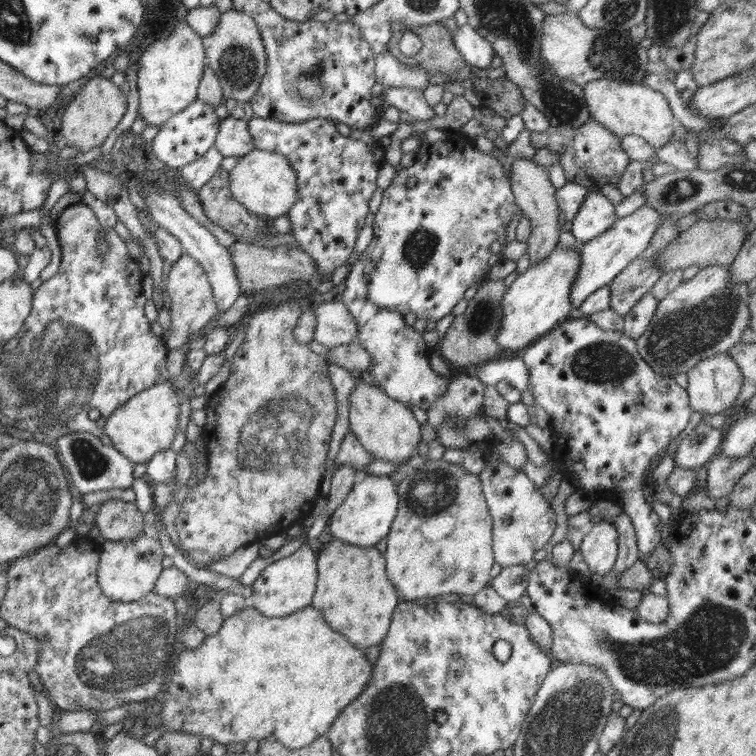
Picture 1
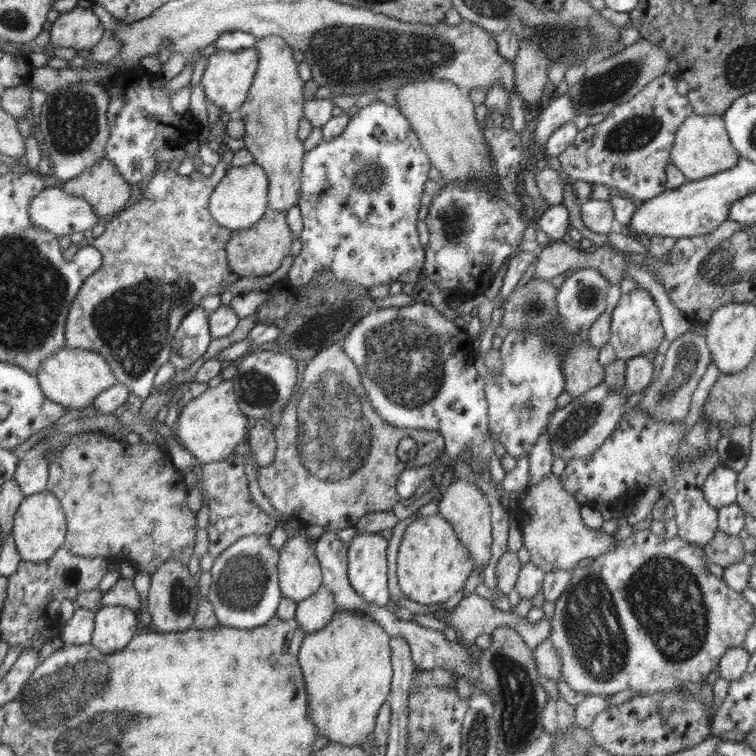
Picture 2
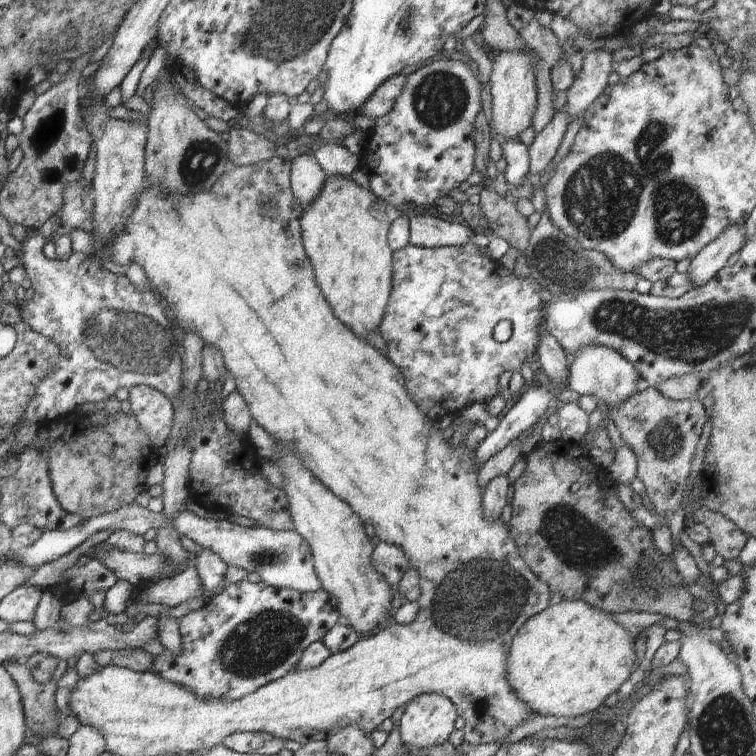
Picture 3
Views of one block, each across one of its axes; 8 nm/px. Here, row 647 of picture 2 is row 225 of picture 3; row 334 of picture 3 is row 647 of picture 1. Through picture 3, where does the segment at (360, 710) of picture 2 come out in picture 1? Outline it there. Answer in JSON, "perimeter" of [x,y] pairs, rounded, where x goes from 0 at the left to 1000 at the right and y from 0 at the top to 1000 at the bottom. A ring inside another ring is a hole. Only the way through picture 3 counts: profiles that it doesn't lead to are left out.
{"perimeter":[[[442,712],[421,733],[419,754],[413,804],[423,807],[431,823],[474,860],[503,853],[513,836],[519,811],[530,794],[512,765],[509,735],[496,724],[476,725]]]}

